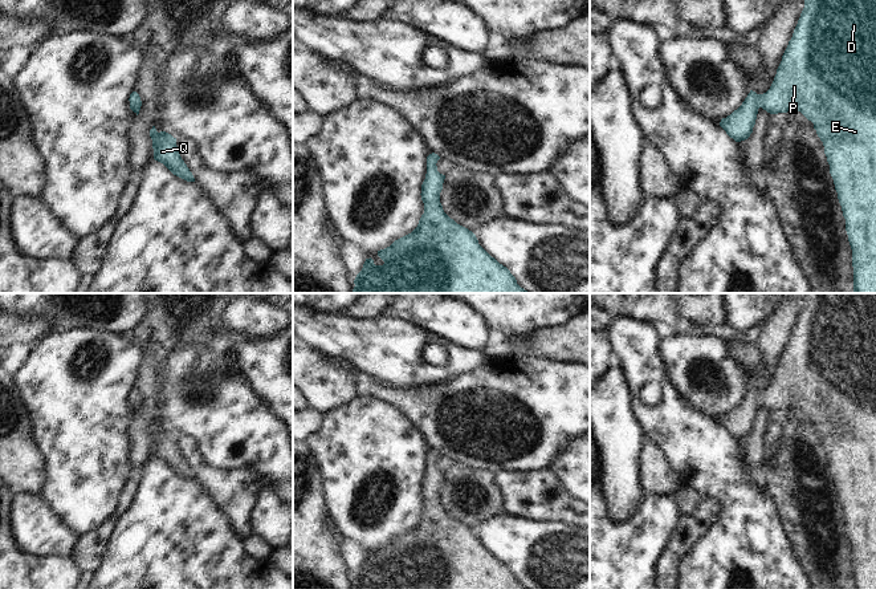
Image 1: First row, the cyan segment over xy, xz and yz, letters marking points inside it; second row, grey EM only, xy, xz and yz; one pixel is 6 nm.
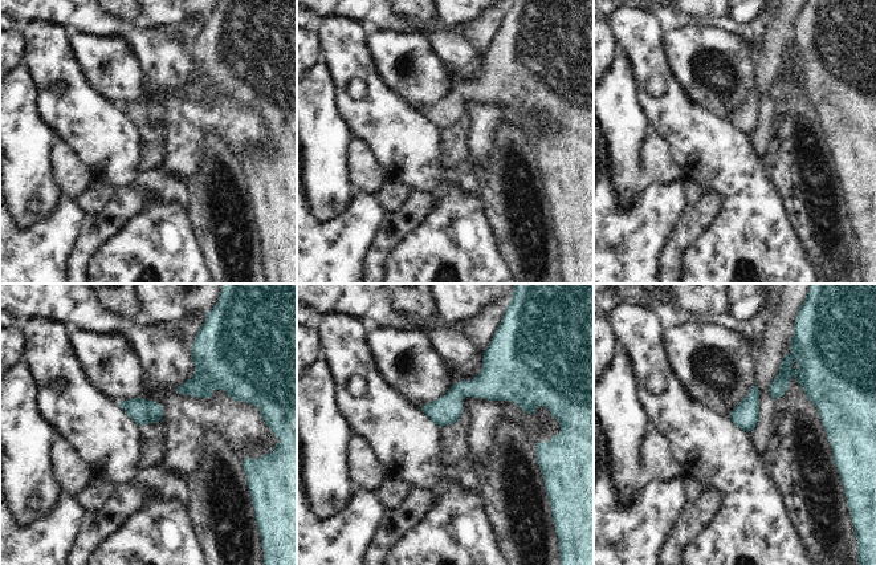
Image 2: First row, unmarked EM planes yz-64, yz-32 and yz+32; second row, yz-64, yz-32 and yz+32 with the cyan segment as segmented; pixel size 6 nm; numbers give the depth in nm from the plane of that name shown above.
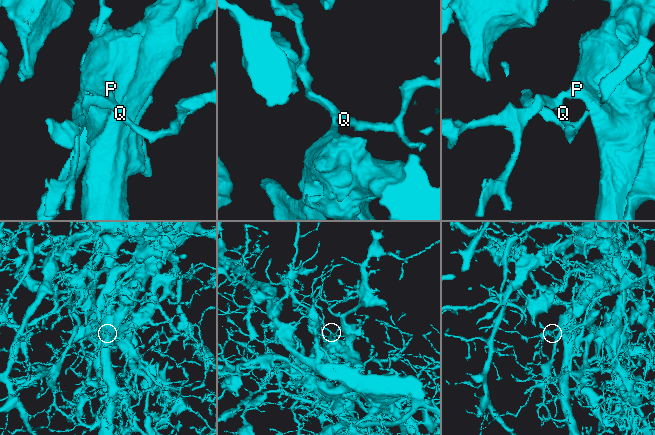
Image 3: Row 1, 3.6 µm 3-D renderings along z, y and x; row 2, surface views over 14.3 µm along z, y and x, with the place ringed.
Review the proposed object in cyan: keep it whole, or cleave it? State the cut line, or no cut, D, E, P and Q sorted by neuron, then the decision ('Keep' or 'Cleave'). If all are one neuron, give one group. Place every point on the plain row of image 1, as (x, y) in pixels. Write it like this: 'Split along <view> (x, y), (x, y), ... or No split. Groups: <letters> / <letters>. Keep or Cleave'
No split. Groups: D E P Q. Keep.

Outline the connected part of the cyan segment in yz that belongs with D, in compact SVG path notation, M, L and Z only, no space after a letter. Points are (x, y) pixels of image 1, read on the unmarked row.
M804 293L804 305L770 386L763 391L750 387L742 402L722 415L720 423L736 439L745 438L753 430L759 405L770 411L796 407L814 421L846 516L853 589L876 589L876 293Z

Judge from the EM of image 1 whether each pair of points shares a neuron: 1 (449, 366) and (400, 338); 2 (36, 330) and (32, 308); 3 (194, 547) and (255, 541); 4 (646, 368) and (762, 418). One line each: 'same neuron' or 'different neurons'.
1: same neuron
2: different neurons
3: different neurons
4: different neurons

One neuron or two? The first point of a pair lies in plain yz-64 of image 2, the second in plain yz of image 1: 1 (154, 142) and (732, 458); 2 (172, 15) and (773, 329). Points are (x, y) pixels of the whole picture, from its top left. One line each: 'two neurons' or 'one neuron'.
1: two neurons
2: two neurons

